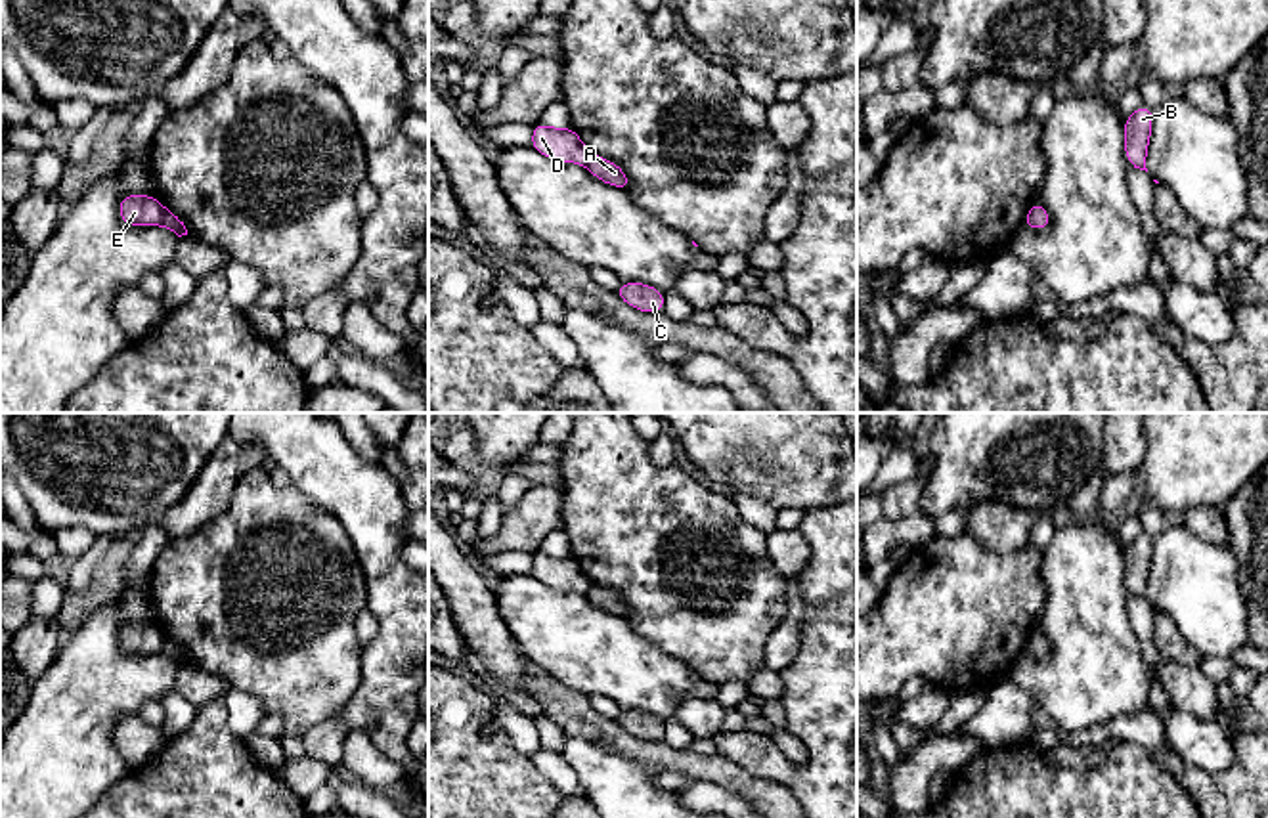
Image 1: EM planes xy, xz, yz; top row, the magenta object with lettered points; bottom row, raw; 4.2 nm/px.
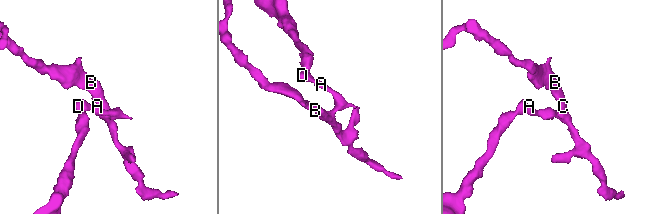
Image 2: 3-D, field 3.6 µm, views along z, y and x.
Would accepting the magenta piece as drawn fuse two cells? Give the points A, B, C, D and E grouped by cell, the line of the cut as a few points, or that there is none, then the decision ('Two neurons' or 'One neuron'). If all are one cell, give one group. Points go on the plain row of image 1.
Groups: A B C / D E. Split along xy (163, 635), (159, 652). Two neurons

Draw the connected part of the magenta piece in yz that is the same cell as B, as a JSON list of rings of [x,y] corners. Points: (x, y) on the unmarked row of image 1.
[[[1140,533],[1125,547],[1125,581],[1130,594],[1146,598],[1148,573],[1151,566],[1153,541]]]

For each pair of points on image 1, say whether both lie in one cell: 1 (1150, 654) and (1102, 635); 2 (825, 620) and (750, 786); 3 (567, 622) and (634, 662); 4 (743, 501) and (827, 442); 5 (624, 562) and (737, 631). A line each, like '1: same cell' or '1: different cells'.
1: different cells
2: different cells
3: same cell
4: different cells
5: same cell

